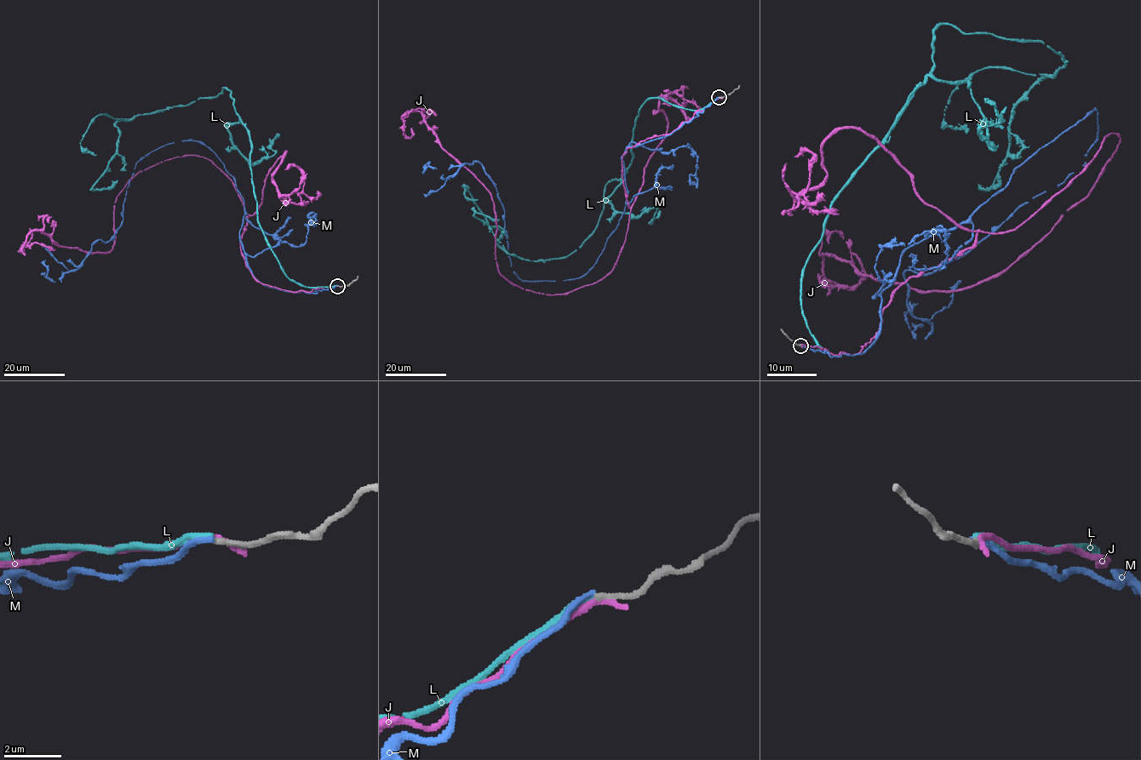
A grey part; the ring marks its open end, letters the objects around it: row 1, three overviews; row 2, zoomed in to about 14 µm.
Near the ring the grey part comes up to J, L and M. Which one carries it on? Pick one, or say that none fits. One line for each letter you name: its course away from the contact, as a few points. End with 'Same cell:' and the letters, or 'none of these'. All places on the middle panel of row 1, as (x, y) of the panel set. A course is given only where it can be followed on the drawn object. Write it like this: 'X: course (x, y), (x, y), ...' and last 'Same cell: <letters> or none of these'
Same cell: none of these

